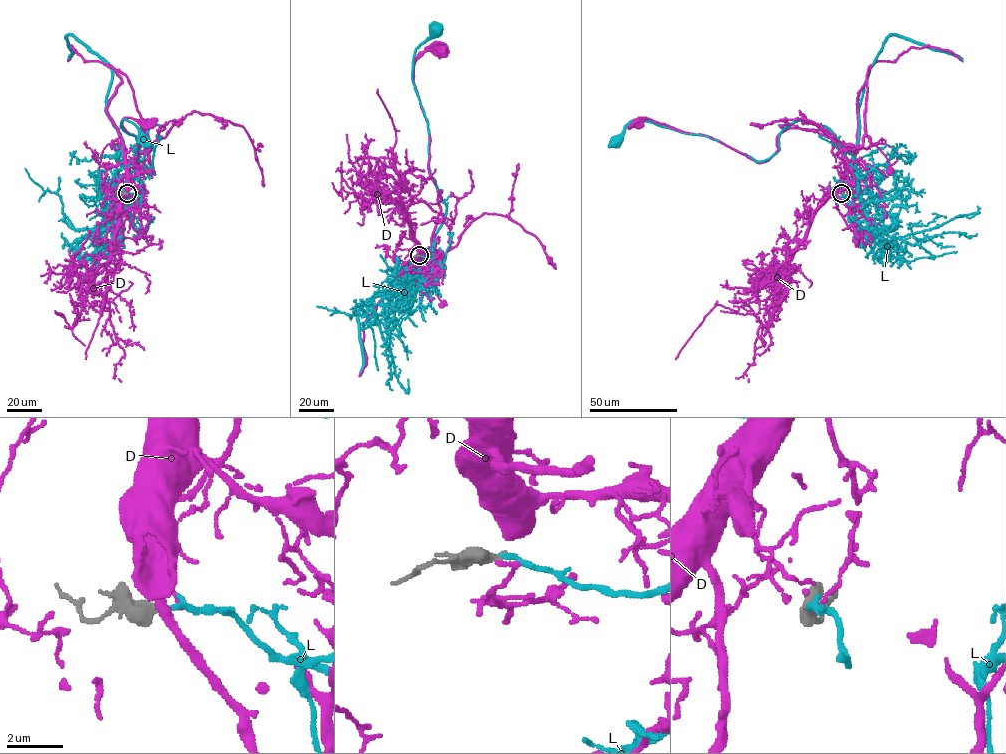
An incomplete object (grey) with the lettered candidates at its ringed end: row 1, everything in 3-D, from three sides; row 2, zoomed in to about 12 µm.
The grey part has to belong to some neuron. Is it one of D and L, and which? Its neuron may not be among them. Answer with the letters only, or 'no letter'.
L

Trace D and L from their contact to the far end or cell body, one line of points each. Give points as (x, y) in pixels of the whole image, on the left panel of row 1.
D: (127, 193), (127, 165), (140, 130), (149, 128), (150, 149), (137, 162), (138, 142), (122, 120), (150, 123)
L: (127, 193), (141, 197), (126, 195), (127, 166), (141, 127), (155, 121), (139, 161), (121, 122), (146, 142)

